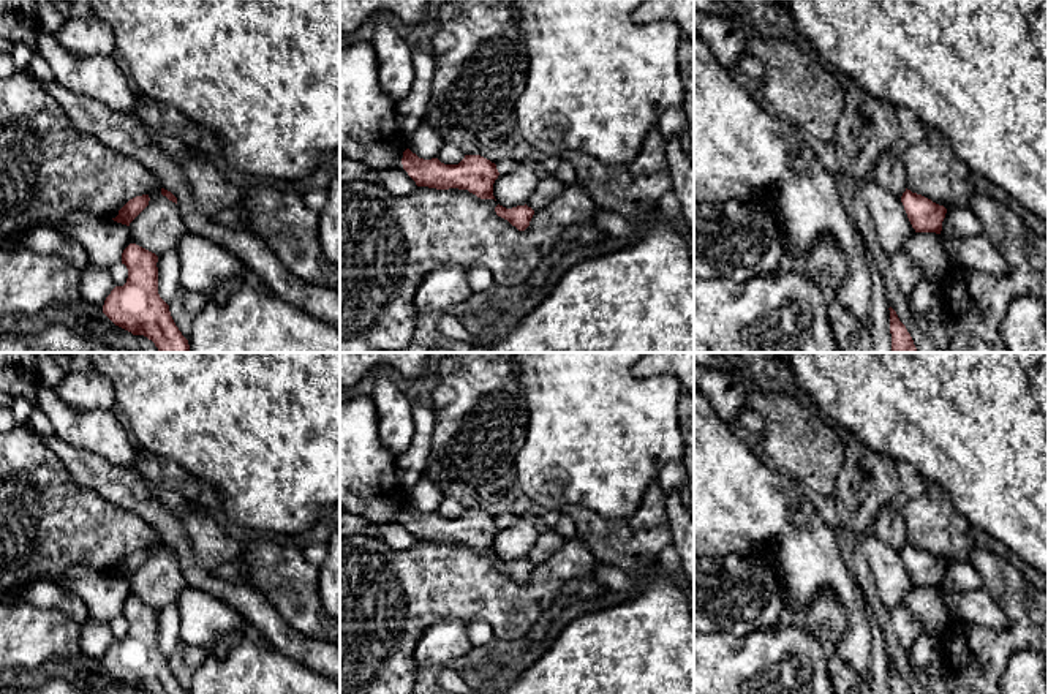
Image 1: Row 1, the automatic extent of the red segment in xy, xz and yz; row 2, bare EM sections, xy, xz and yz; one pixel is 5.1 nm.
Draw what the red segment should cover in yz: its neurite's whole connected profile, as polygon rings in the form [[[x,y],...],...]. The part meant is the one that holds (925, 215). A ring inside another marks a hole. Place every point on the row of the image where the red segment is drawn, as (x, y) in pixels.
[[[906,188],[901,202],[915,232],[941,234],[947,209]]]

